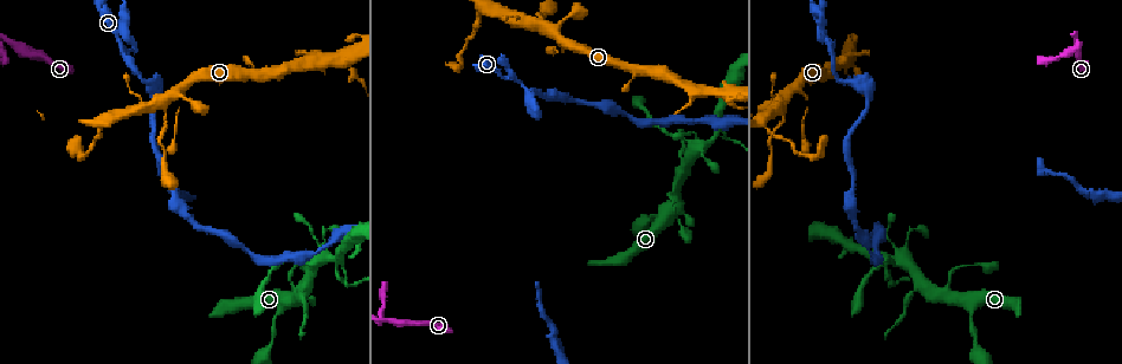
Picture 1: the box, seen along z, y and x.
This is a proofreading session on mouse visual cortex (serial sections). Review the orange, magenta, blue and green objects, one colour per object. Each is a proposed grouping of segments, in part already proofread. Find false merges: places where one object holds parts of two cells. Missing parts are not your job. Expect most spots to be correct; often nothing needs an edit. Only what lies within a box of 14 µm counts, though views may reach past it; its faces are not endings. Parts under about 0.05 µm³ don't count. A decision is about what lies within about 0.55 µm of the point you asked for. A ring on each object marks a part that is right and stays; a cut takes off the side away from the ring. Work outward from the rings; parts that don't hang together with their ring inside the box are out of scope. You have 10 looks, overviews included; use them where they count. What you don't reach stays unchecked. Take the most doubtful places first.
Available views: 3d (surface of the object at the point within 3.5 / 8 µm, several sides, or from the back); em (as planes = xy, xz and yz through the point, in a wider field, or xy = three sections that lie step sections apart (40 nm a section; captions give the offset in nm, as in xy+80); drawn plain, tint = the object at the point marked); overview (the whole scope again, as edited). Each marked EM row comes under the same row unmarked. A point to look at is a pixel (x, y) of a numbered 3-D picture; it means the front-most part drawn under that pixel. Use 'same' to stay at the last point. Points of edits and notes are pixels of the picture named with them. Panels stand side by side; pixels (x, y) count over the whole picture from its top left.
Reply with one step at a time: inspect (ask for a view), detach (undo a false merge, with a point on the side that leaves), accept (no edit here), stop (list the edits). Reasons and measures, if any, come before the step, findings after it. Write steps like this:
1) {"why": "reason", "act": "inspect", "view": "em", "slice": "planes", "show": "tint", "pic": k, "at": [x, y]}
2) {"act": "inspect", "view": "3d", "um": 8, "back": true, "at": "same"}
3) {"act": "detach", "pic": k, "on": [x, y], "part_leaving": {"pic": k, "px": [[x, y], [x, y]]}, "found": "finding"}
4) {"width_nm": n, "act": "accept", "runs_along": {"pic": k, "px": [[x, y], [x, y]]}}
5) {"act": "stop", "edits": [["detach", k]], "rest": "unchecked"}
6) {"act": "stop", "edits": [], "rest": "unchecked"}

{"why": "three arms meet", "act": "inspect", "view": "3d", "um": 3.5, "pic": 1, "at": [832, 52]}

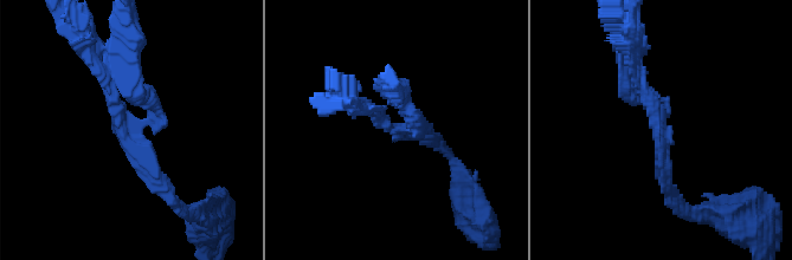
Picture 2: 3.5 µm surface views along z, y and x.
{"arms": 3, "arm_widths_nm": [150, 200, 250], "why": "shape alone is not enough", "act": "inspect", "view": "em", "slice": "xy", "step": 3, "show": "tint", "pic": 2, "at": [123, 127]}

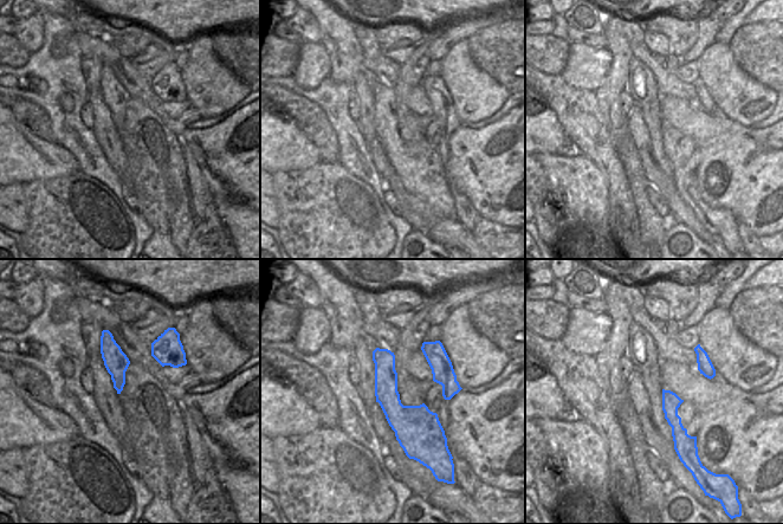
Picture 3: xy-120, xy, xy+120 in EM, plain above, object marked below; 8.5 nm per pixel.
{"act": "detach", "pic": 2, "on": [410, 112], "found": "two cells meet here"}

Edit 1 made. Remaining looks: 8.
{"why": "calibre changes", "act": "inspect", "view": "3d", "um": 3.5, "pic": 1, "at": [99, 130]}

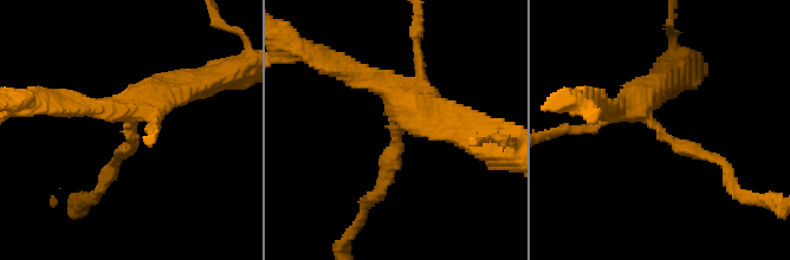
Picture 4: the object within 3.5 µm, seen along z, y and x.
{"why": "shape alone is not enough", "act": "inspect", "view": "em", "slice": "xy", "step": 3, "show": "tint", "pic": 4, "at": [396, 133]}

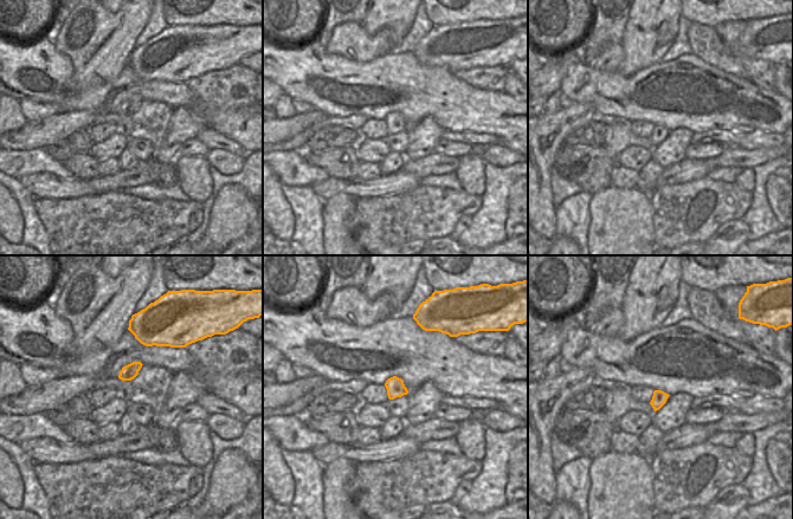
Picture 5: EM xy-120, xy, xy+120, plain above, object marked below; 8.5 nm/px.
{"arm_widths_nm": [150, 450], "act": "accept", "runs_along": {"pic": 4, "px": [[652, 90], [648, 119], [727, 170]]}, "found": "continuous, no second cell"}

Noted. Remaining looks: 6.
{"why": "a fork", "act": "inspect", "view": "3d", "um": 3.5, "pic": 1, "at": [948, 296]}

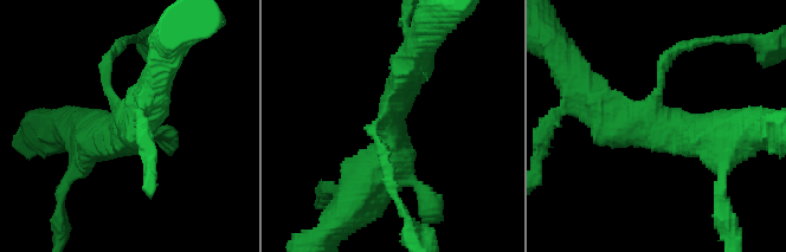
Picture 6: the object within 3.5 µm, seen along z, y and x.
{"arms": 3, "arm_widths_nm": [150, 450, 600], "act": "inspect", "view": "em", "slice": "xy", "step": 1, "show": "tint", "pic": 6, "at": [655, 130]}

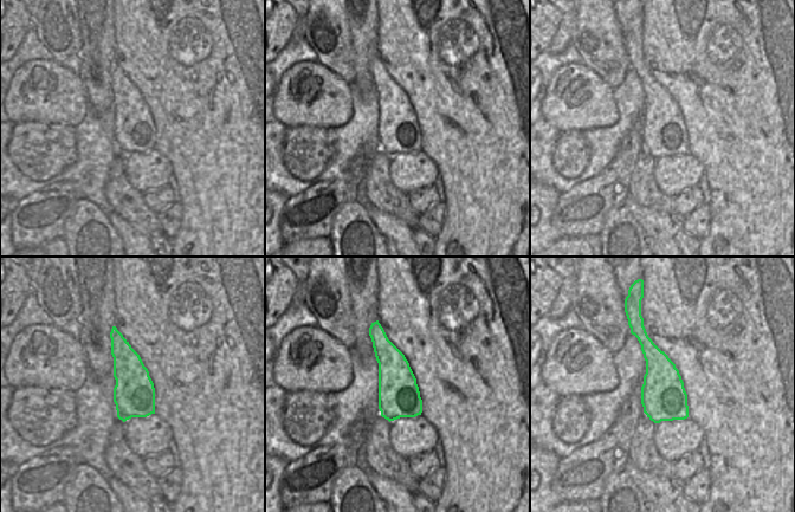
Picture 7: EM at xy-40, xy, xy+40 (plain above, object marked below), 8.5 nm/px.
{"width_nm": 360, "act": "accept", "runs_along": {"pic": 6, "px": [[359, 189], [391, 156], [413, 59]]}, "found": "continuous, no second cell"}

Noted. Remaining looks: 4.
{"why": "sharp bend", "act": "inspect", "view": "3d", "um": 3.5, "pic": 1, "at": [707, 142]}

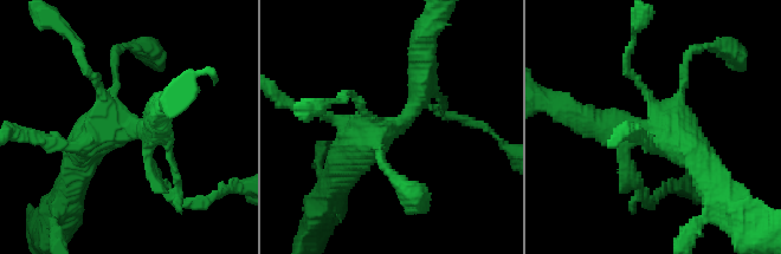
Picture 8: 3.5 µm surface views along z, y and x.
{"why": "need the tissue", "act": "inspect", "view": "em", "slice": "xy", "step": 1, "show": "tint", "pic": 8, "at": [123, 128]}

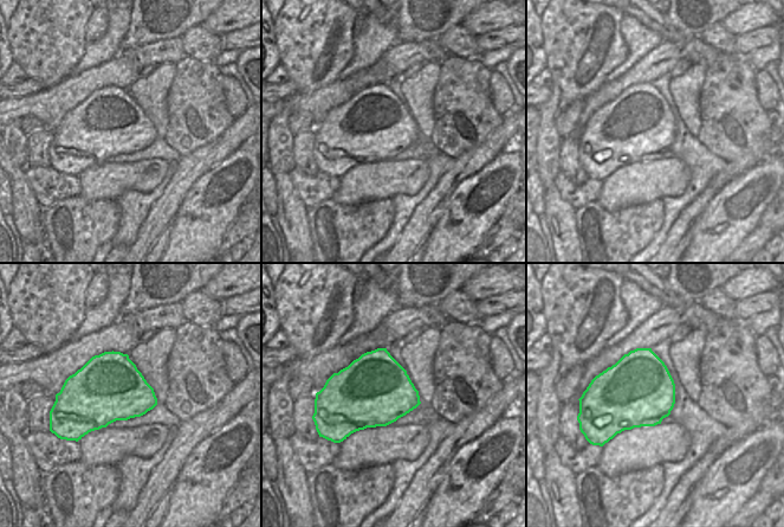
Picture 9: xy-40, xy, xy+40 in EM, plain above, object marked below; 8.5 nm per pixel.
{"act": "accept", "runs_along": {"pic": 8, "px": [[334, 182], [352, 151], [406, 118], [421, 85]]}, "found": "one cell here"}

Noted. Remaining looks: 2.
{"act": "stop", "edits": [["detach", 2]], "rest": "unchecked"}

